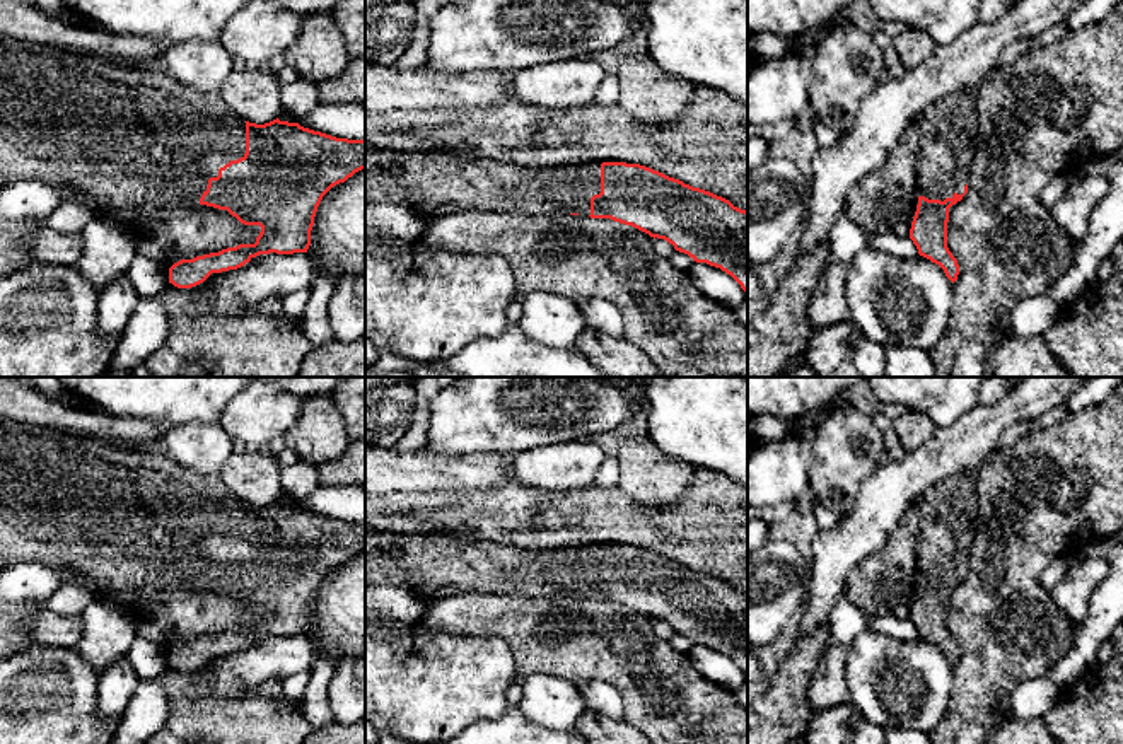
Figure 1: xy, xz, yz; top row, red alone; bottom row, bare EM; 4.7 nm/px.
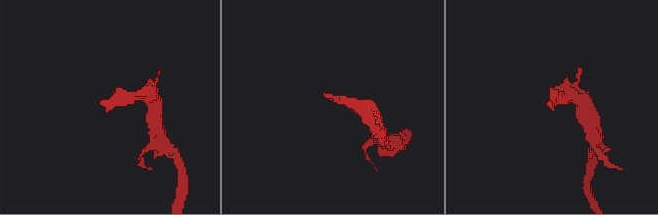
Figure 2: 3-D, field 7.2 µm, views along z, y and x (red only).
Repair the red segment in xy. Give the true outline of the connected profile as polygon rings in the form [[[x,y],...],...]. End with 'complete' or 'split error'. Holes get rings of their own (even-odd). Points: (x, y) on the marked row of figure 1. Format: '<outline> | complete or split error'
[[[0,38],[0,184],[32,179],[53,188],[63,200],[75,201],[89,208],[96,217],[123,224],[126,229],[140,227],[142,224],[155,224],[159,213],[164,213],[174,205],[207,205],[218,210],[227,210],[244,225],[259,225],[261,232],[254,244],[239,244],[218,253],[181,259],[169,268],[169,283],[177,288],[191,288],[203,283],[212,273],[237,270],[259,254],[294,254],[307,253],[311,246],[311,230],[314,217],[323,196],[336,184],[345,183],[355,172],[365,169],[365,140],[336,138],[321,131],[300,126],[299,123],[280,121],[278,118],[256,125],[236,114],[220,92],[198,92],[176,82],[160,67],[126,67],[114,65],[84,53],[68,49],[55,49],[51,46],[27,43],[20,39]]] | split error

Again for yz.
[[[973,90],[947,94],[915,119],[920,128],[916,157],[918,205],[910,239],[918,254],[939,264],[954,283],[957,259],[947,247],[949,208],[968,193],[968,174],[978,140]]] | split error

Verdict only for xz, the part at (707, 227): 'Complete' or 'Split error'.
Split error

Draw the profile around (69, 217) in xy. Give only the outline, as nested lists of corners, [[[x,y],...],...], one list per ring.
[[[61,200],[46,220],[49,229],[70,235],[80,234],[94,217],[89,208],[70,200]]]

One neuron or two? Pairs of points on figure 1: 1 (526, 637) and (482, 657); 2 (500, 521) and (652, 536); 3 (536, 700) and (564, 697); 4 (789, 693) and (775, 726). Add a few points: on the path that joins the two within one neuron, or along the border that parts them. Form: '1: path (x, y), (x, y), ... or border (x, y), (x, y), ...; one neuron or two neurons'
1: border (468, 635), (500, 637), (511, 647), (517, 680); two neurons
2: path (538, 521), (615, 521); one neuron
3: path (543, 700), (557, 700); one neuron
4: path (785, 702), (784, 710), (777, 717); one neuron

